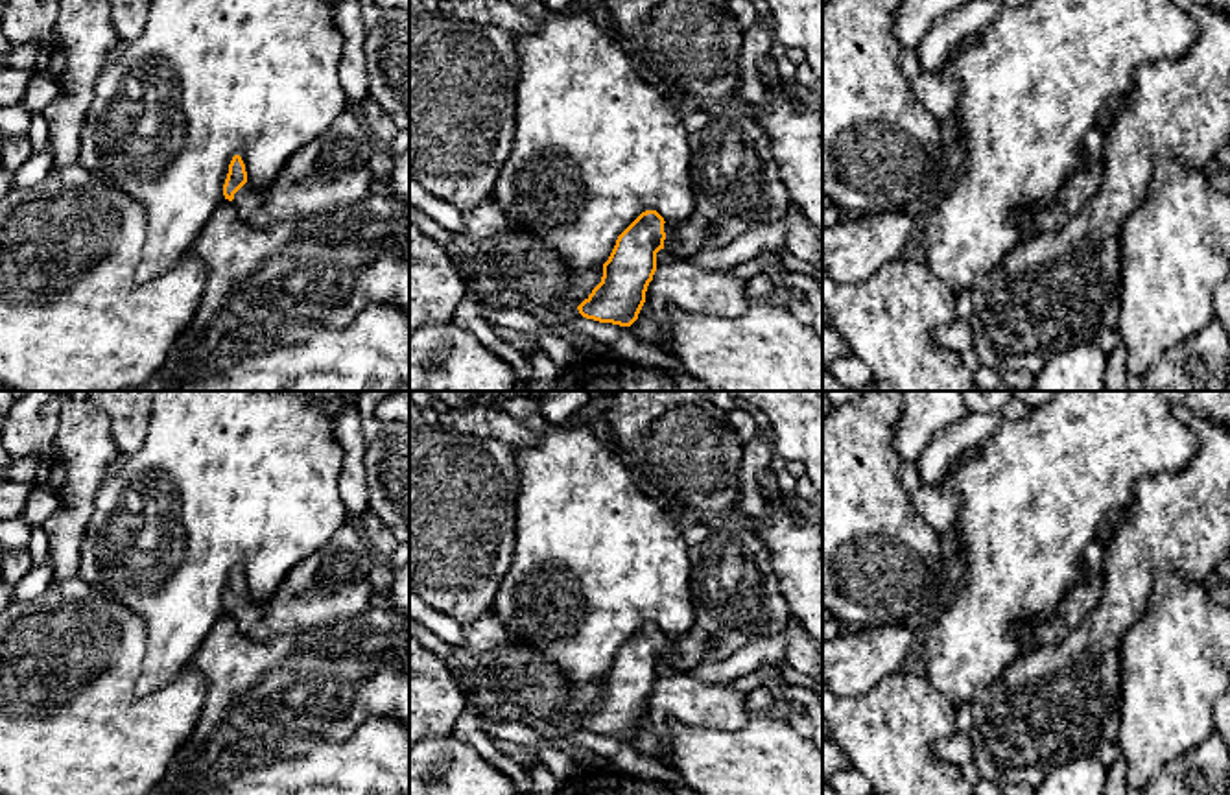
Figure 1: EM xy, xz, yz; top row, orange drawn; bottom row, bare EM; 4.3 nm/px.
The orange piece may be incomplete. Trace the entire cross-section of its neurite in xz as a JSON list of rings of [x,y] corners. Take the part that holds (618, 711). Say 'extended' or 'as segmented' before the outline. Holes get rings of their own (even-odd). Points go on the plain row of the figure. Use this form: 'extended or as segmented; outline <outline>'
extended; outline [[[743,511],[723,515],[710,526],[708,537],[688,548],[692,564],[693,623],[679,640],[656,623],[642,625],[616,653],[603,677],[601,695],[577,719],[586,732],[631,740],[645,716],[645,705],[656,684],[656,666],[668,662],[695,670],[704,662],[725,660],[763,636],[780,635],[791,614],[780,590],[765,544],[756,537],[752,520]]]

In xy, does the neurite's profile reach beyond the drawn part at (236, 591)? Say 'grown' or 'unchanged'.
grown

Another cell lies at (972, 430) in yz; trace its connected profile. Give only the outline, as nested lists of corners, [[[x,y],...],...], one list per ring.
[[[1001,411],[968,413],[961,421],[937,432],[933,443],[924,450],[922,457],[915,463],[918,469],[920,483],[939,485],[950,465],[964,448],[974,448],[988,441],[1005,422]]]

